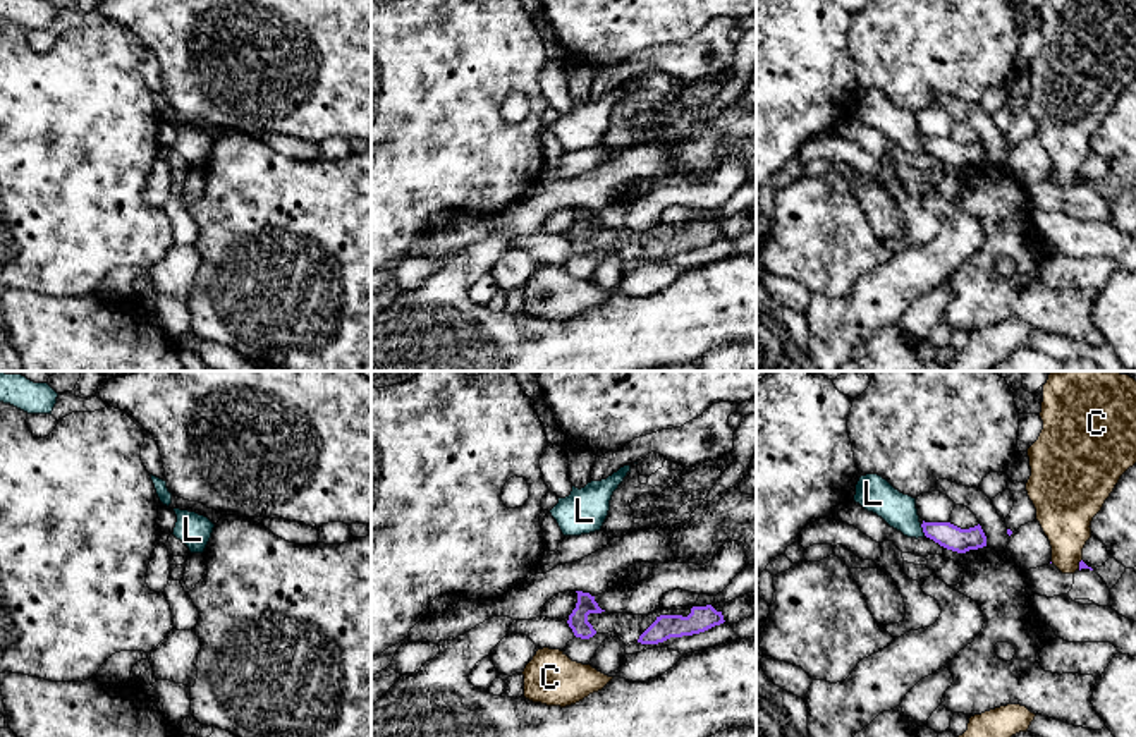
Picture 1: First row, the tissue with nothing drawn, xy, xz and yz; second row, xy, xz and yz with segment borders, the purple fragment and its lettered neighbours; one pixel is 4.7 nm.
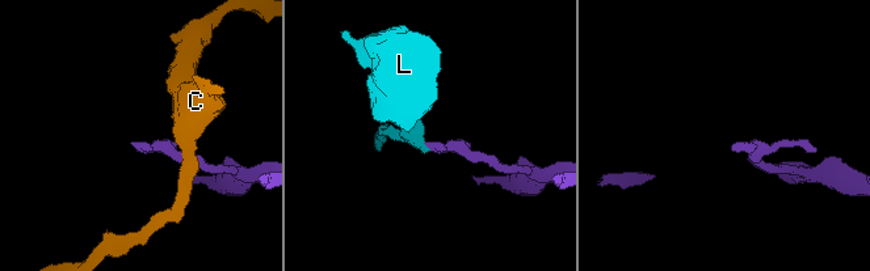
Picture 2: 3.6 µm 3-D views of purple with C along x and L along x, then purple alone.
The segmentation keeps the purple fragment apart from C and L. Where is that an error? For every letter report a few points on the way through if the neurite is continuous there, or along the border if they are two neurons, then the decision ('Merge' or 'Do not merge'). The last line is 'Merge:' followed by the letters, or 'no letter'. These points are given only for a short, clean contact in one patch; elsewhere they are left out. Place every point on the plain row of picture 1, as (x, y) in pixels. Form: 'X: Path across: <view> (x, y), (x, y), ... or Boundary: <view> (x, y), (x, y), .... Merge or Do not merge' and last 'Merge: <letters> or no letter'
C: Do not merge
L: Boundary: yz (920, 140), (925, 150). Do not merge
Merge: no letter

